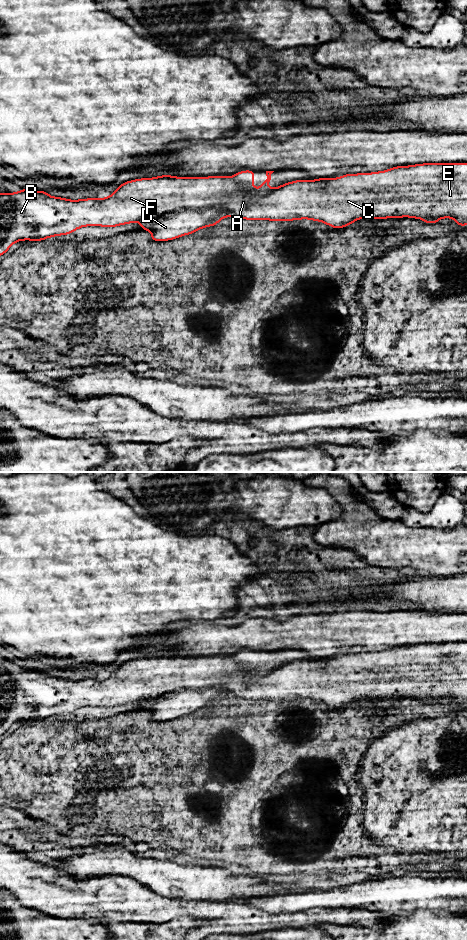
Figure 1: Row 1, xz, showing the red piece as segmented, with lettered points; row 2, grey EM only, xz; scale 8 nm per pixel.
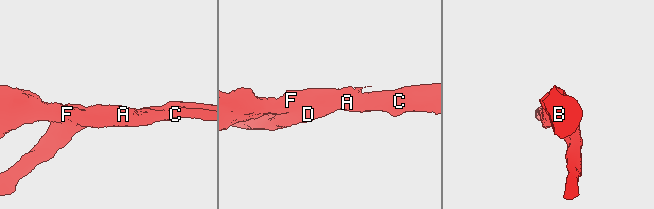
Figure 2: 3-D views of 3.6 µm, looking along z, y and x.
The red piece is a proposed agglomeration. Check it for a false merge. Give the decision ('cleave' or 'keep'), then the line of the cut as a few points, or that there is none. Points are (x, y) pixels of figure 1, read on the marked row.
cleave | xz (231, 215), (223, 209), (214, 207), (178, 208), (140, 221)

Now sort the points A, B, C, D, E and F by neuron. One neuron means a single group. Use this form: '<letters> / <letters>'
A B C E F / D

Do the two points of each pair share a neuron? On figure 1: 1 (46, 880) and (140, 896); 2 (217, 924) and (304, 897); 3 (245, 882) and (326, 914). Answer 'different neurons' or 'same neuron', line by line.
1: same neuron
2: different neurons
3: different neurons

